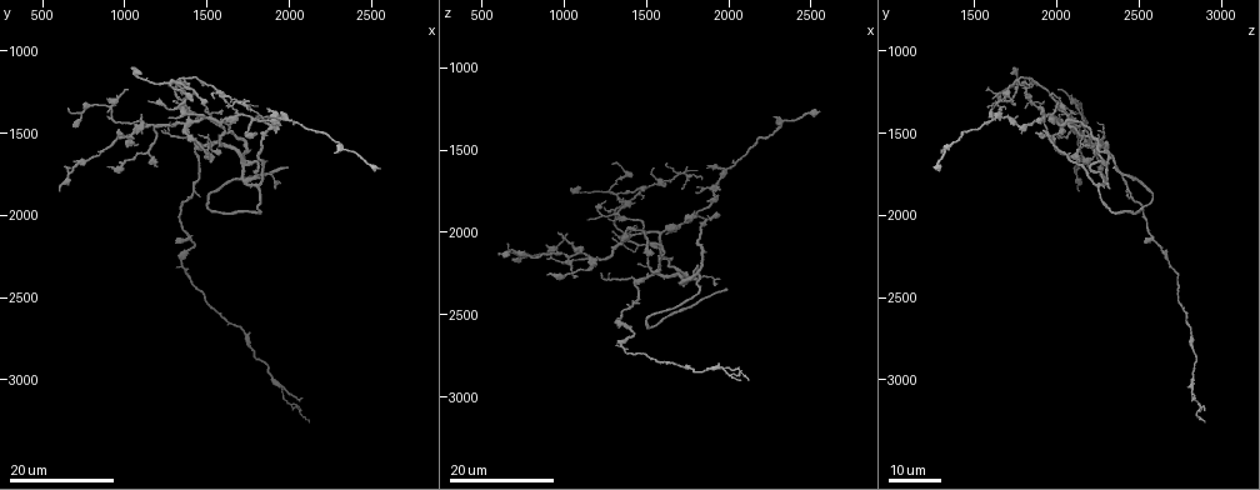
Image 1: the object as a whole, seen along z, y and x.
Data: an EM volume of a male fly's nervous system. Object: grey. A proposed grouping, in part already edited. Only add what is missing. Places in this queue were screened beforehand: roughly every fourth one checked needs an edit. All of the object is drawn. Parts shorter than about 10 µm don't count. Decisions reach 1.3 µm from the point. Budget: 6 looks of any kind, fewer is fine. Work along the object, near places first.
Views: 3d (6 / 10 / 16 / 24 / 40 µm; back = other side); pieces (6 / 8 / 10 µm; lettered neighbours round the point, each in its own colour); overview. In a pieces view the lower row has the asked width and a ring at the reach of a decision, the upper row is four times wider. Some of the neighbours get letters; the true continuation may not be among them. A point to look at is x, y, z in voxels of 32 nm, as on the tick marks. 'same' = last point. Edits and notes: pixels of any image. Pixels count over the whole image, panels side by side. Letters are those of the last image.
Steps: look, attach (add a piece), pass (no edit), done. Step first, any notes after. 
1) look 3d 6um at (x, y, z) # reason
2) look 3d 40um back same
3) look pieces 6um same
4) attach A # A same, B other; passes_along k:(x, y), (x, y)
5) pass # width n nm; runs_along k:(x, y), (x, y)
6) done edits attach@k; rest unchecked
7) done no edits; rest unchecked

look 3d 24um at (1860, 1500, 1920) # end of a long branch

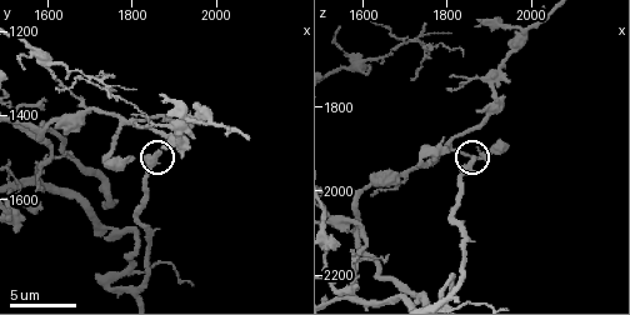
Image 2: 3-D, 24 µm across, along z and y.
look pieces 6um at (1865, 1485, 1920)

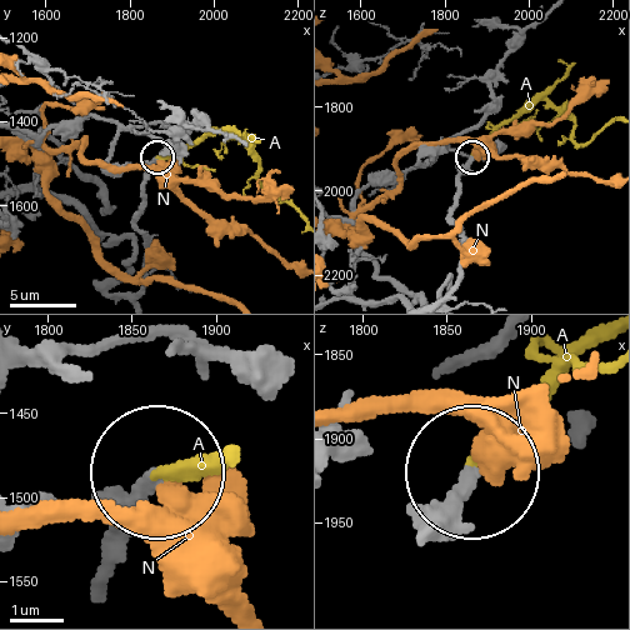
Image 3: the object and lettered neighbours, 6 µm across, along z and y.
attach A # A same, N other; passes_along 3:(458, 184), (470, 155), (539, 101), (583, 144), (609, 124); it goes on there

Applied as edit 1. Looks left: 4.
look 3d 16um at (1480, 1320, 1760) # free end

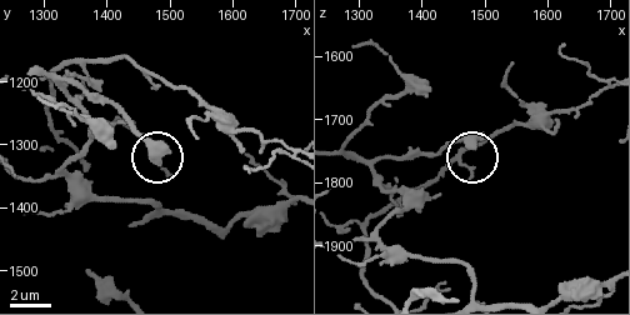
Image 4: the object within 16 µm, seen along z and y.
look pieces 10um at (1485, 1325, 1740)

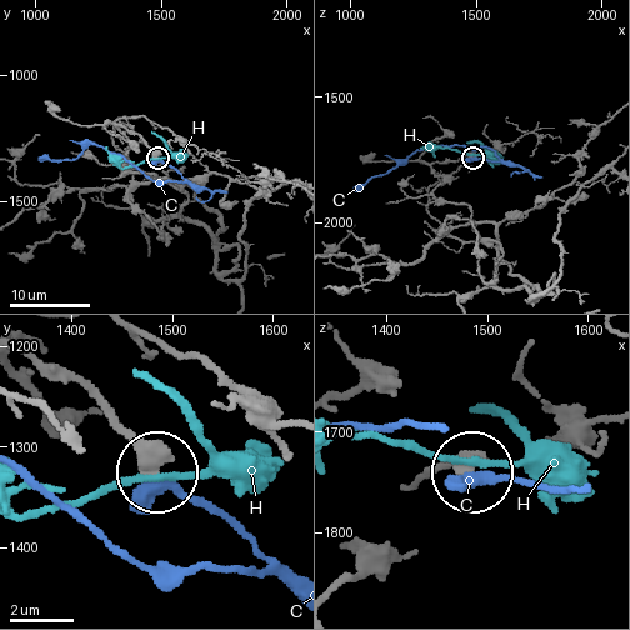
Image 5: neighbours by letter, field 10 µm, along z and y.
pass # C other, H other; runs_along 5:(23, 350), (71, 374), (158, 469); no lettered piece goes on from it

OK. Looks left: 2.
look 3d 24um at (2540, 1700, 1260) # long arm stops here

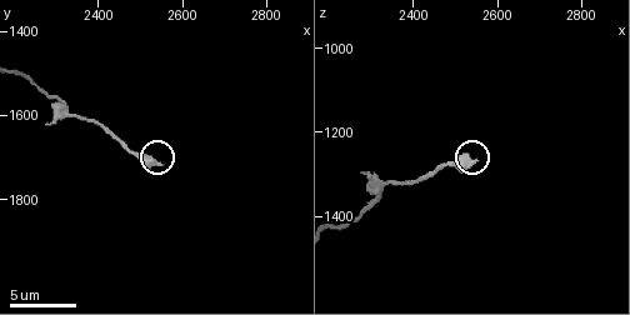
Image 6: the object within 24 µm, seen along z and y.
look pieces 6um at (2545, 1720, 1270)

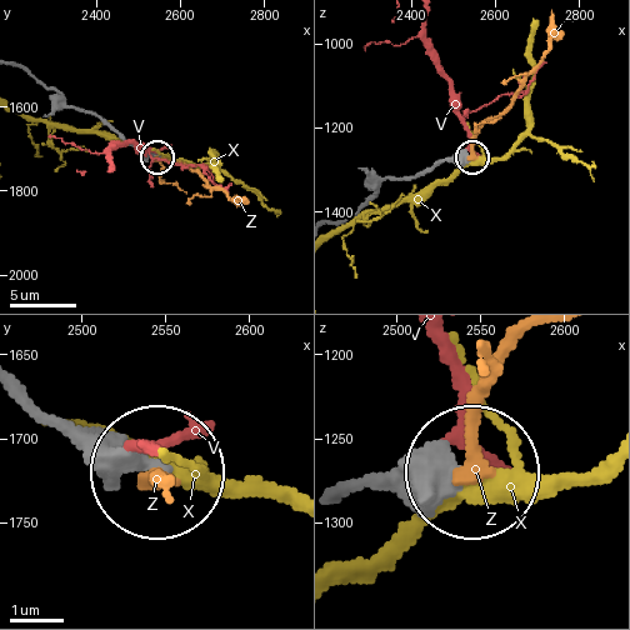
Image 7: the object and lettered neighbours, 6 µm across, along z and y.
pass # V other, X other, Z other; runs_along 7:(338, 223), (384, 180), (411, 179), (470, 156); none of them fits

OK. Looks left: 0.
done edits attach@3; rest unchecked

